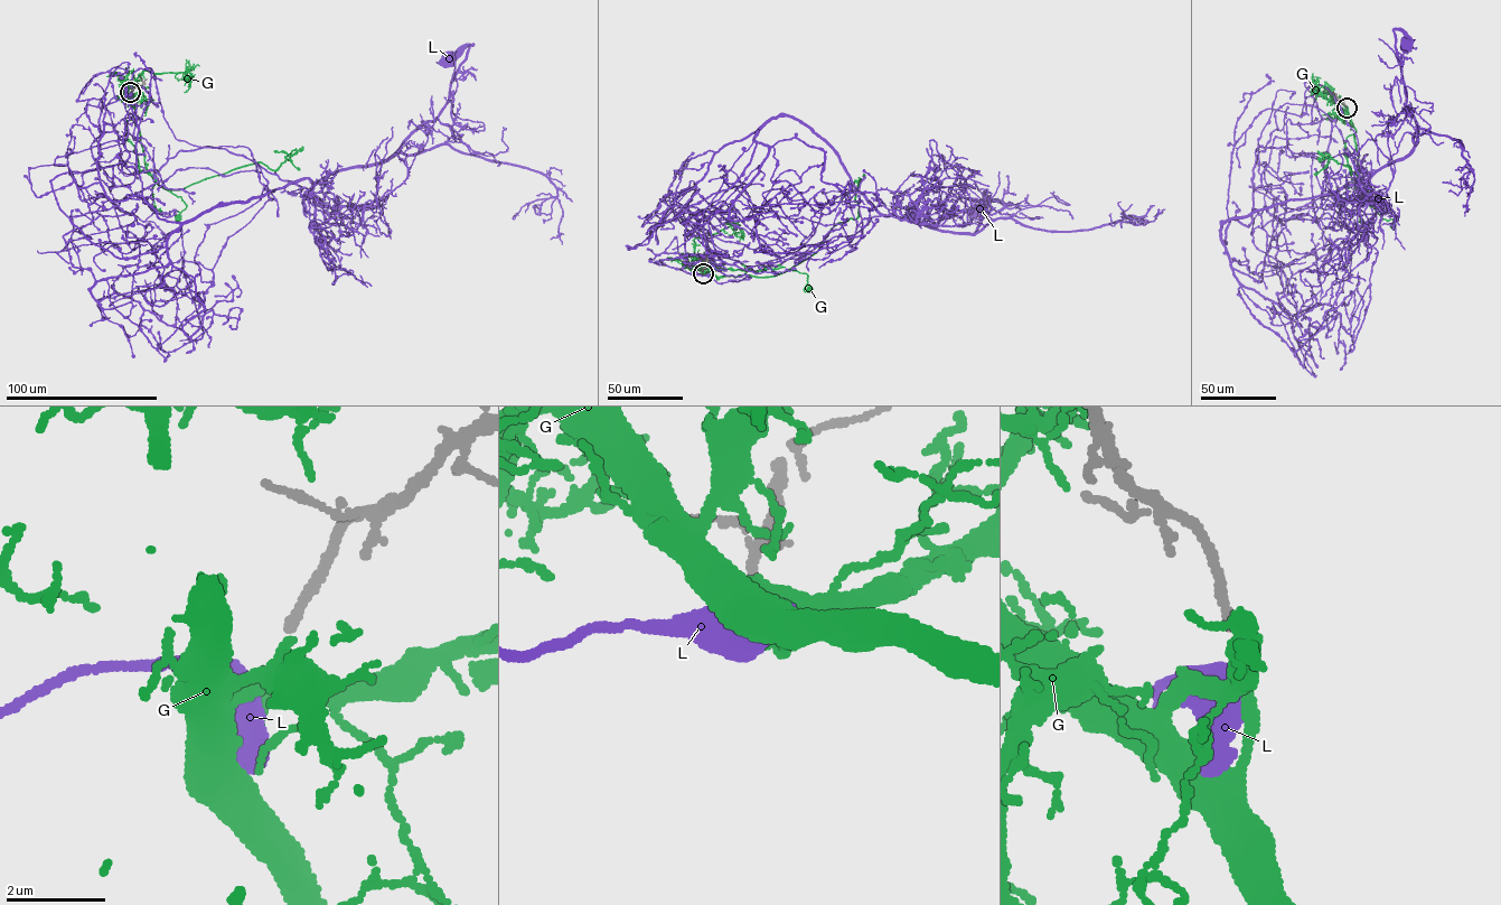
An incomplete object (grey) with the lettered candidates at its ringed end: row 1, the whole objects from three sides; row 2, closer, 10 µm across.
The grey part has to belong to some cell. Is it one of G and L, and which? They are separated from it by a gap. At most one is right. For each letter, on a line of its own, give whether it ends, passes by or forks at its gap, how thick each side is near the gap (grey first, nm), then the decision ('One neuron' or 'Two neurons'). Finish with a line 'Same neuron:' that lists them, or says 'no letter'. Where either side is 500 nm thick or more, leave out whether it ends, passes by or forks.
G: It ends there. Thickness 200 nm (grey) against 220 nm. One neuron
L: Thickness 200 nm (grey) against 550 nm. Two neurons
Same neuron: G

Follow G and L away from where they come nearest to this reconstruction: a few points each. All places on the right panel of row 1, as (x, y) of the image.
G: (1347, 110), (1356, 130), (1358, 171), (1369, 205), (1382, 218), (1392, 218), (1392, 225)
L: (1347, 110), (1325, 151), (1258, 148), (1251, 220), (1223, 243), (1229, 220), (1410, 154), (1396, 29), (1406, 45)

